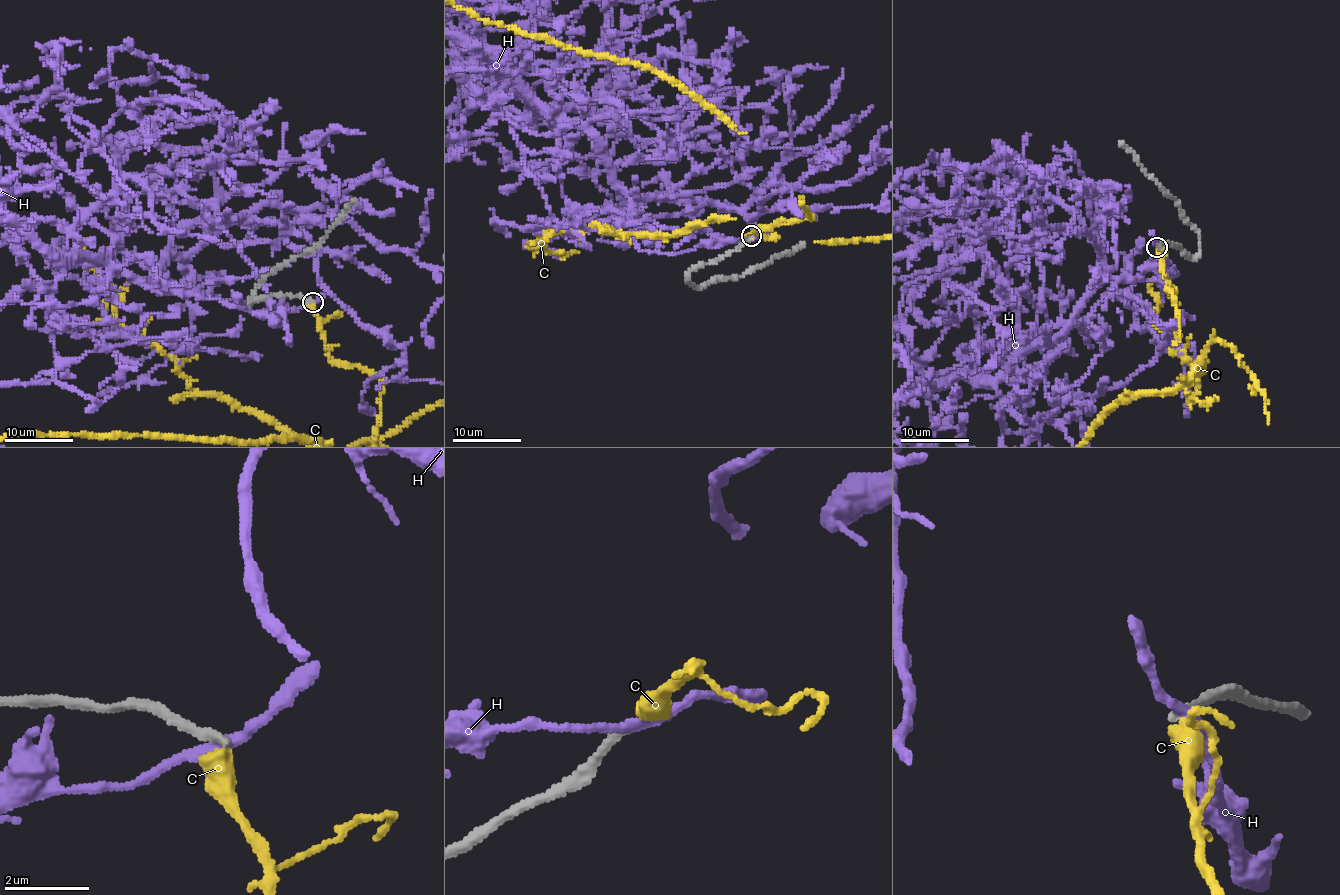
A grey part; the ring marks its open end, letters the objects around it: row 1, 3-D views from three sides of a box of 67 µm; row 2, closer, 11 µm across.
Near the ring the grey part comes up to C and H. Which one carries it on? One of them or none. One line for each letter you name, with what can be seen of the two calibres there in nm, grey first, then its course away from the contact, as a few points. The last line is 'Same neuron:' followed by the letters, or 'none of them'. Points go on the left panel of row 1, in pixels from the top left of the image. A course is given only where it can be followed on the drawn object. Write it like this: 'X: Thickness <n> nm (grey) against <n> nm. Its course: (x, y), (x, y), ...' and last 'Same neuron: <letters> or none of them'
Same neuron: none of them

